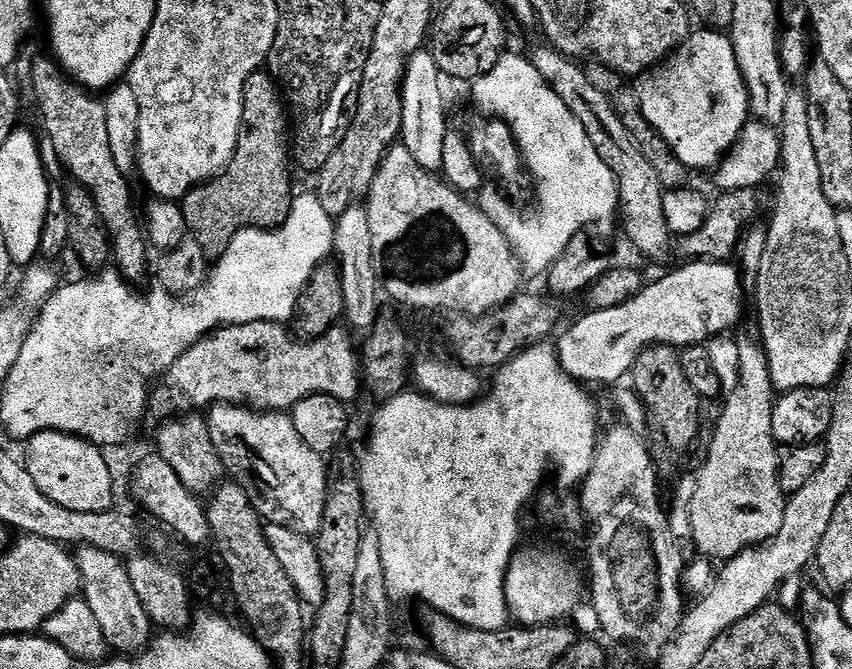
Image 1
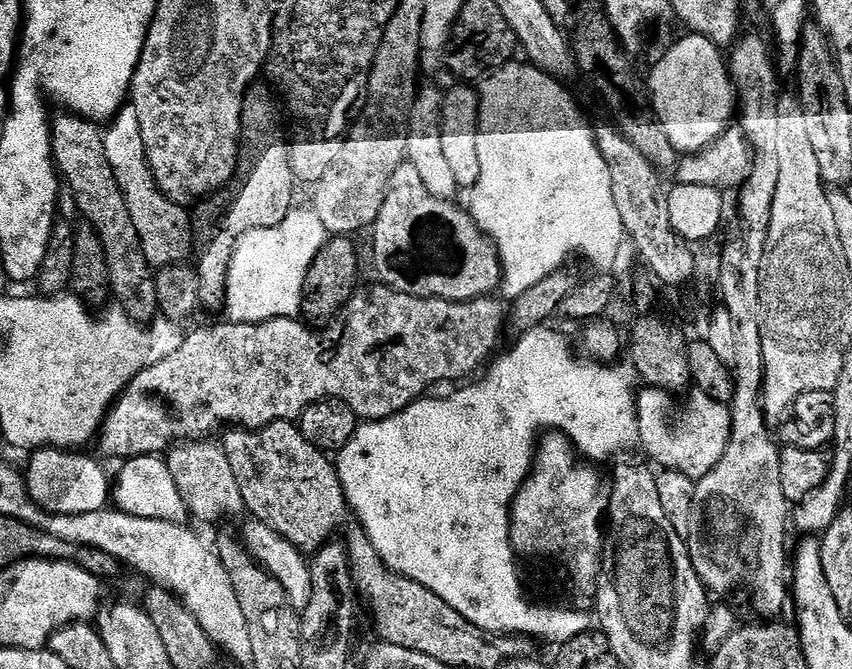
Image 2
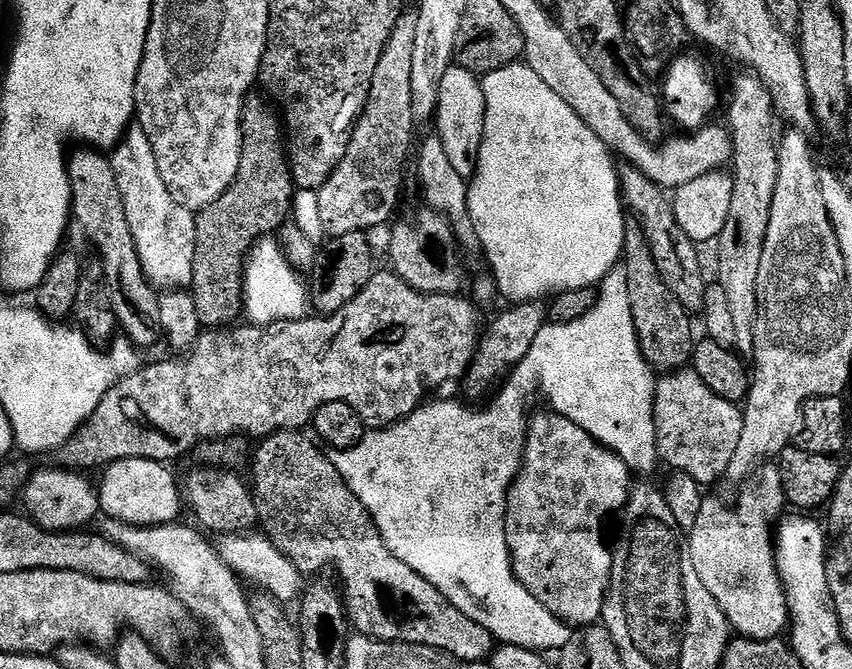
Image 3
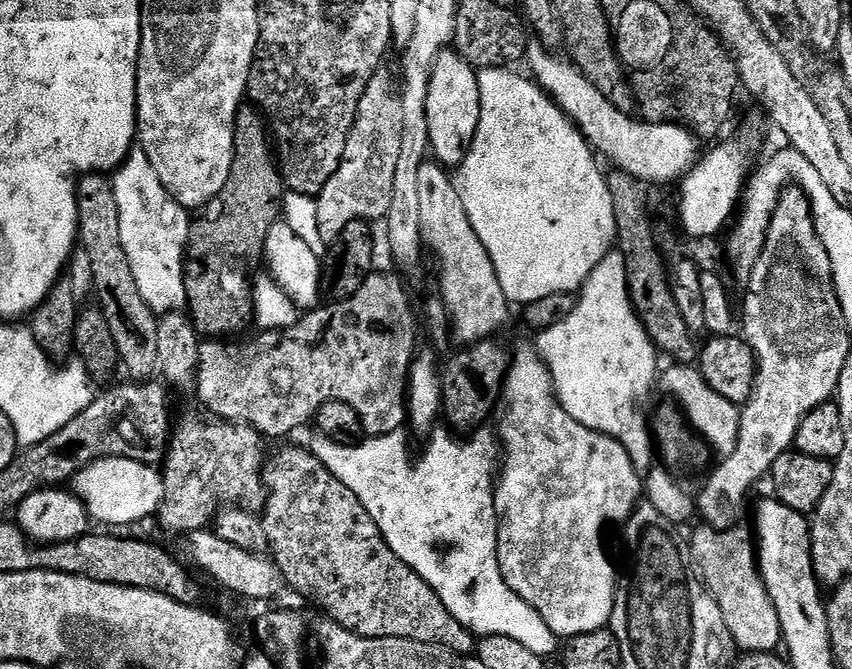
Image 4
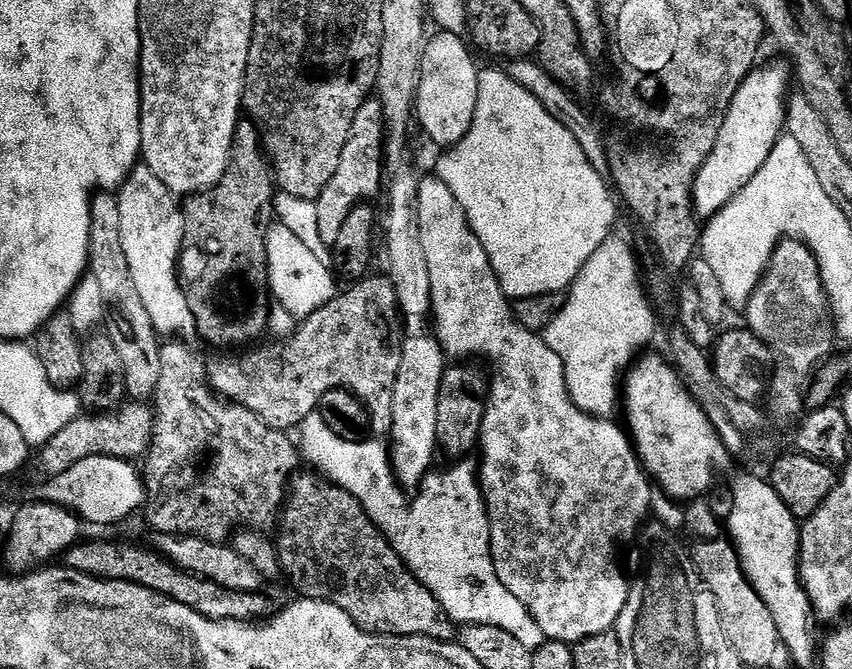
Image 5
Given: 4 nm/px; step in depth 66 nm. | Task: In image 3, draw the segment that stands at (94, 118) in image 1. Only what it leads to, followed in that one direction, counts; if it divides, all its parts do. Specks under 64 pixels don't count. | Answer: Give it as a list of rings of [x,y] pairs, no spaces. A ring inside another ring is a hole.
[[[78,148],[73,155],[69,155],[67,161],[73,195],[73,217],[84,226],[98,246],[98,258],[104,267],[117,323],[123,335],[136,347],[145,350],[144,348],[154,345],[157,340],[159,342],[162,336],[160,297],[143,272],[112,161],[105,153],[93,148]]]

